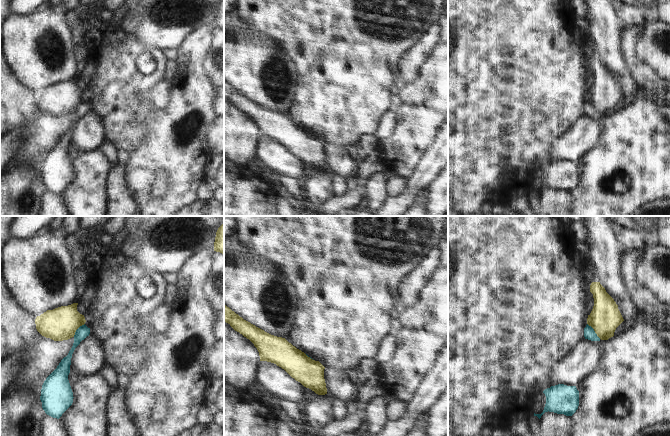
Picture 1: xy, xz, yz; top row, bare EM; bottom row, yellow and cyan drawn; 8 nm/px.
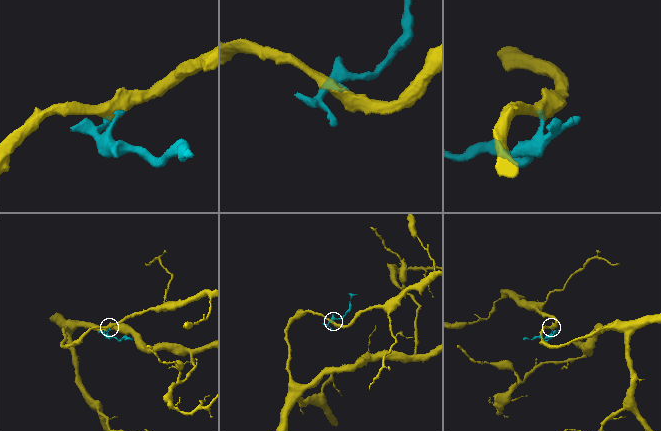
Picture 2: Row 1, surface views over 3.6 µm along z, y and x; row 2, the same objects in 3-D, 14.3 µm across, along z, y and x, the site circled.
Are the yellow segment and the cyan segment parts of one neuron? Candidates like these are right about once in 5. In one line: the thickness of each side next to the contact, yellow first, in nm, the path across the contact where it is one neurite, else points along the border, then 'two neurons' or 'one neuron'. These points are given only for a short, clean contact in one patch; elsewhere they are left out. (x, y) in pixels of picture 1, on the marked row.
calibres 240 and 90 nm; border yz (587, 323), (600, 338); two neurons

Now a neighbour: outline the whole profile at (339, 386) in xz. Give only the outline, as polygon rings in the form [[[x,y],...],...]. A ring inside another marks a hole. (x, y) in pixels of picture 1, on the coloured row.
[[[325,367],[324,379],[330,398],[340,400],[345,404],[358,403],[358,386],[355,386],[342,371]]]

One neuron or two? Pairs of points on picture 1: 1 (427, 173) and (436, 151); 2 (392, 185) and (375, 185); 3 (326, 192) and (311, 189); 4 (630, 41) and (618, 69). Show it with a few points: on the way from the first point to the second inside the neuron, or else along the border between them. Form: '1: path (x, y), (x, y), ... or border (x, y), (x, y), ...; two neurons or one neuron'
1: path (428, 168), (436, 156); one neuron
2: border (388, 179), (386, 182), (387, 196); two neurons
3: path (322, 190), (315, 189); one neuron
4: border (621, 36), (621, 56), (633, 80); two neurons

